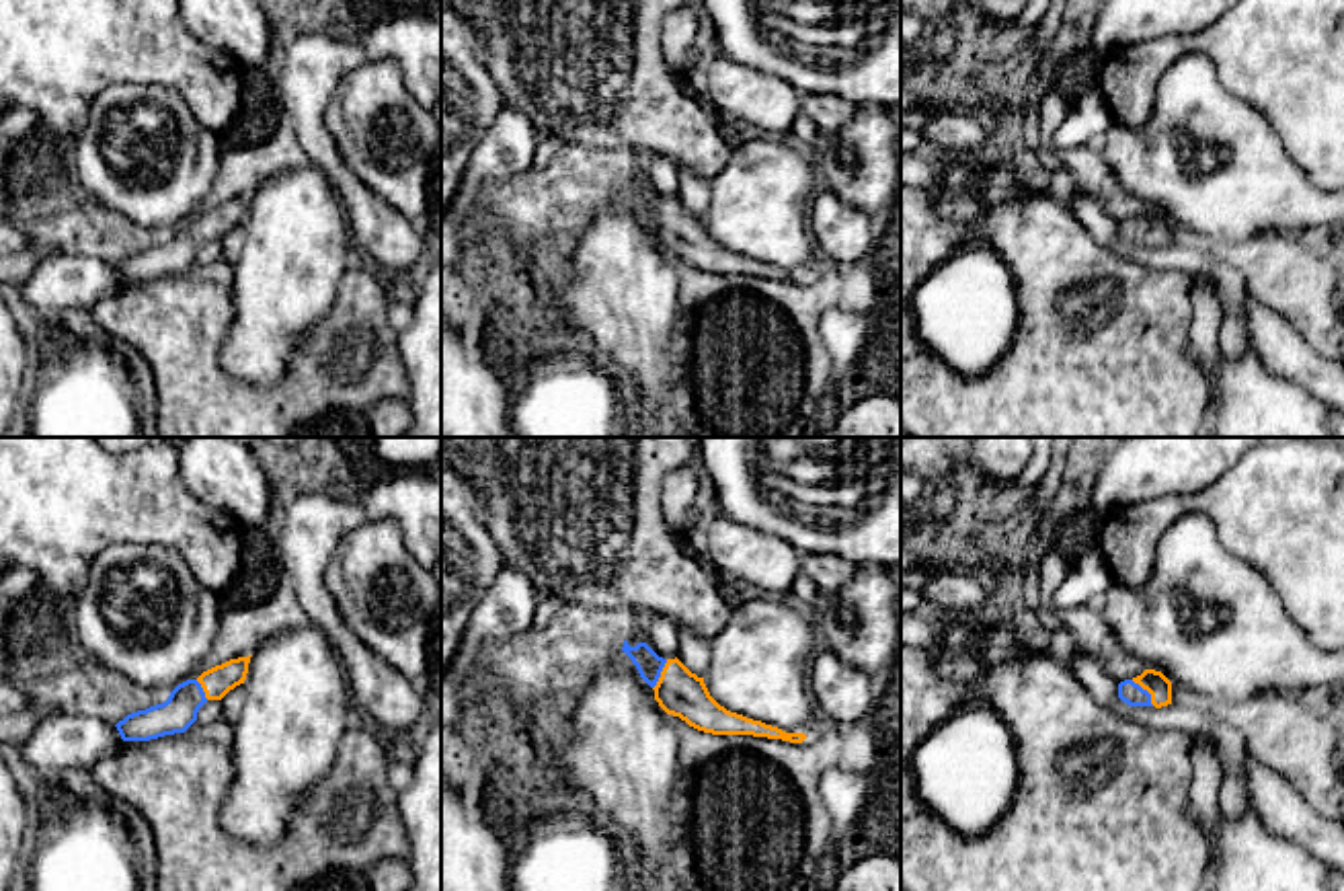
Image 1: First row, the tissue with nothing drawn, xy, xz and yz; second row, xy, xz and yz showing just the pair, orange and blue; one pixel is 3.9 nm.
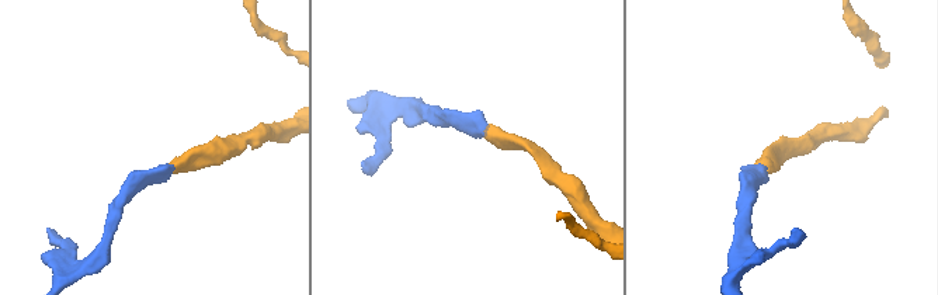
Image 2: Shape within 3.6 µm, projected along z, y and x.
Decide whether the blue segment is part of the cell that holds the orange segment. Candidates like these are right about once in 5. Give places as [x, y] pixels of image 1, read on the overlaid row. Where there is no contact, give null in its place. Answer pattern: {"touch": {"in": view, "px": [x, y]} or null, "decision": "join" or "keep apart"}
{"touch": {"in": "yz", "px": [1145, 688]}, "decision": "join"}

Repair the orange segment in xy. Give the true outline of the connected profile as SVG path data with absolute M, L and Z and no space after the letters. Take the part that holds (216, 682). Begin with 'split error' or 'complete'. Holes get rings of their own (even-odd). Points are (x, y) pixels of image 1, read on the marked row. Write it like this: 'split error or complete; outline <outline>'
split error; outline M250 657L230 659L203 671L197 680L179 684L166 702L127 714L115 727L123 741L150 741L164 735L185 733L207 700L222 700L230 690L244 684Z

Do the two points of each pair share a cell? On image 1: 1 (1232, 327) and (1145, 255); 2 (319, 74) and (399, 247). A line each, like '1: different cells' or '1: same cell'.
1: same cell
2: same cell

